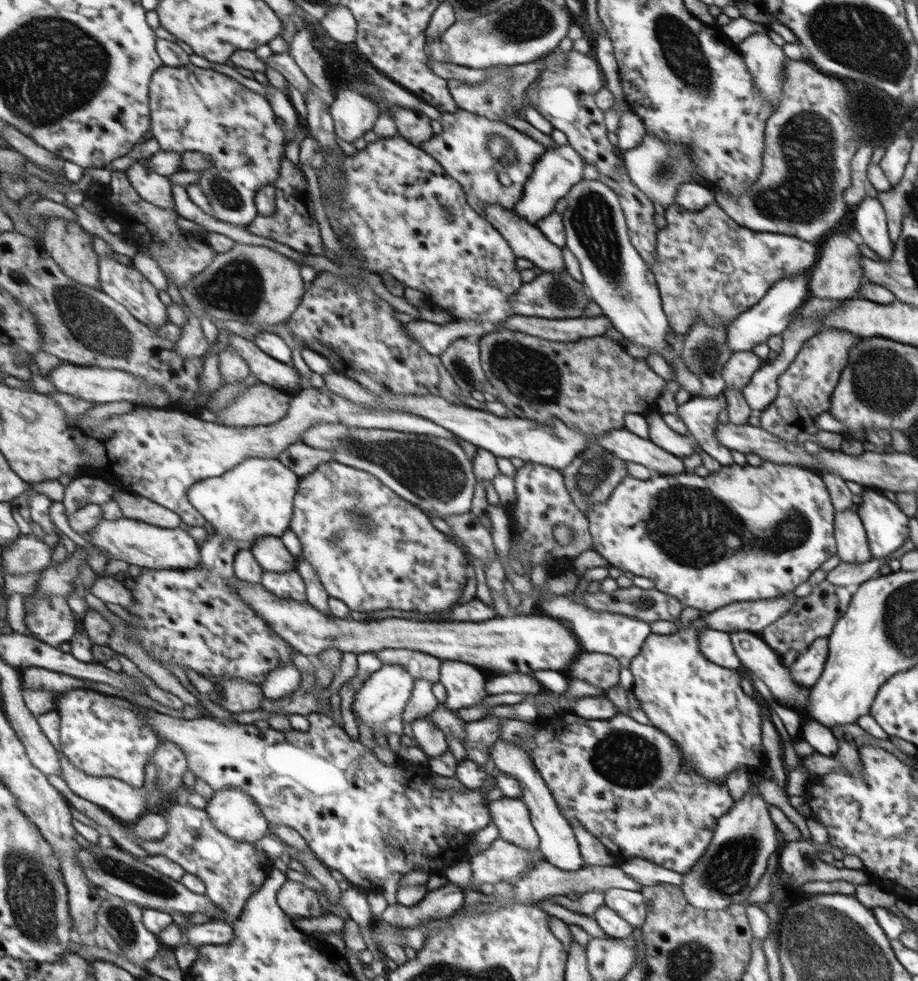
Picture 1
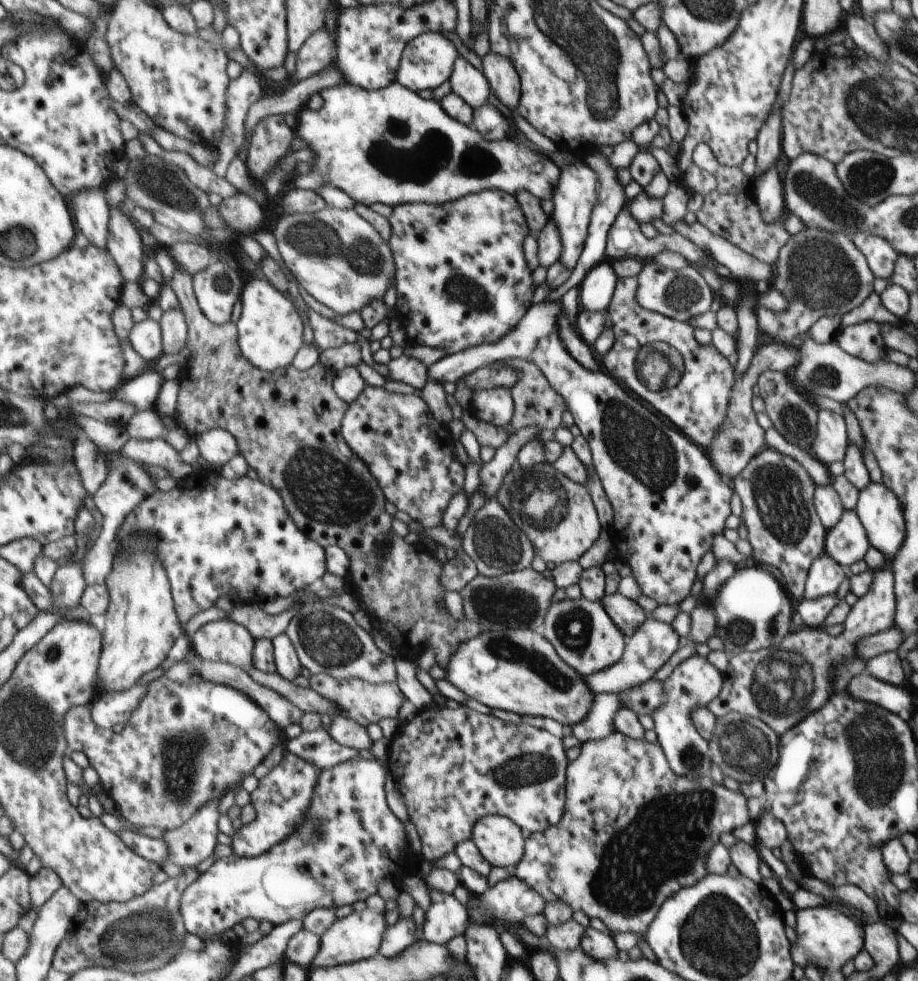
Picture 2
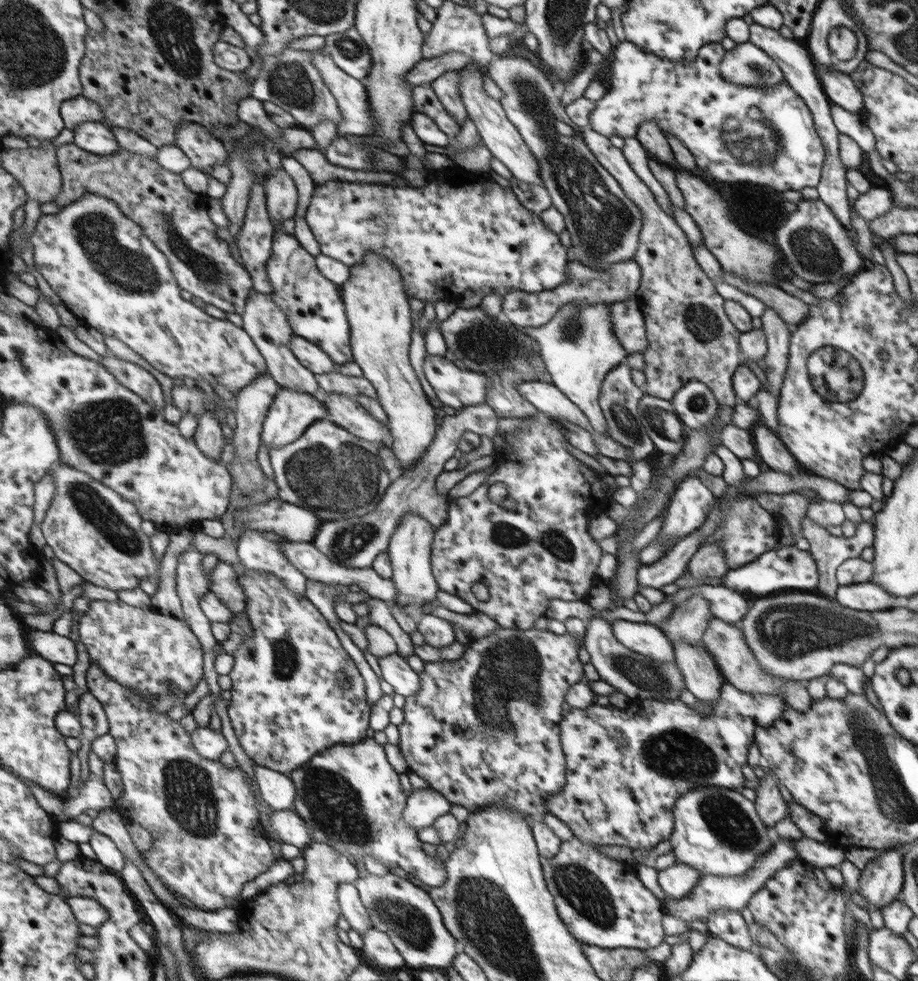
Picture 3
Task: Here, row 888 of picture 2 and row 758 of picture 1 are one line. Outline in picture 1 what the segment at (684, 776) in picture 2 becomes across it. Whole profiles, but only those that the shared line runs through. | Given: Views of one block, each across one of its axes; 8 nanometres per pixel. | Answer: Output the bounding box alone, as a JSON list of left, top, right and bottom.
[499,710,734,875]

